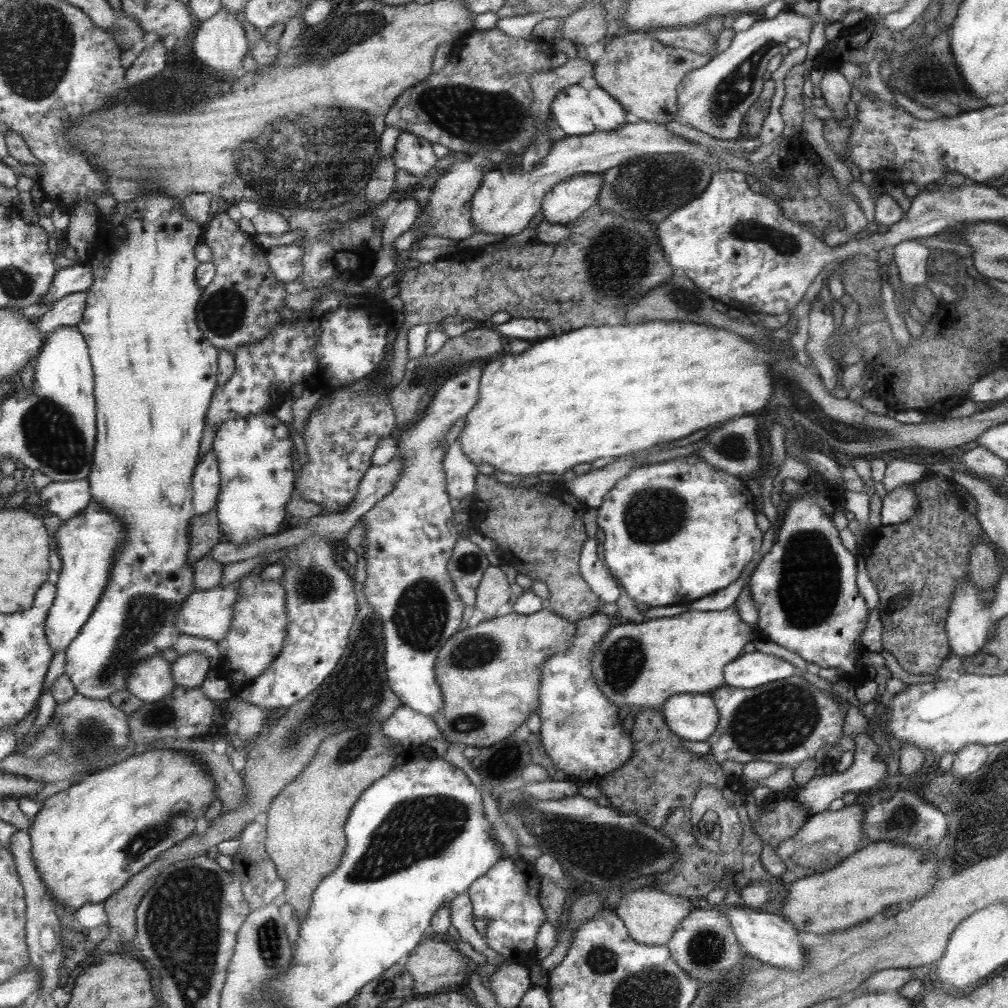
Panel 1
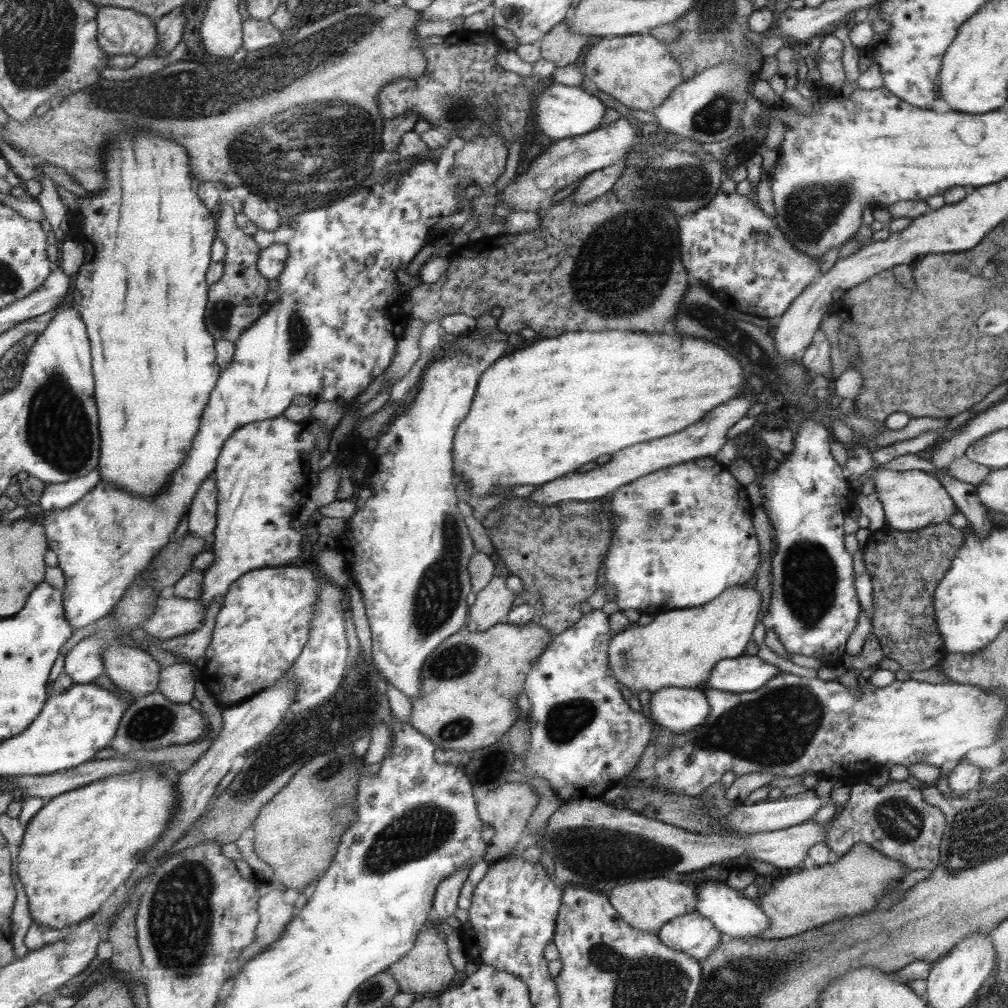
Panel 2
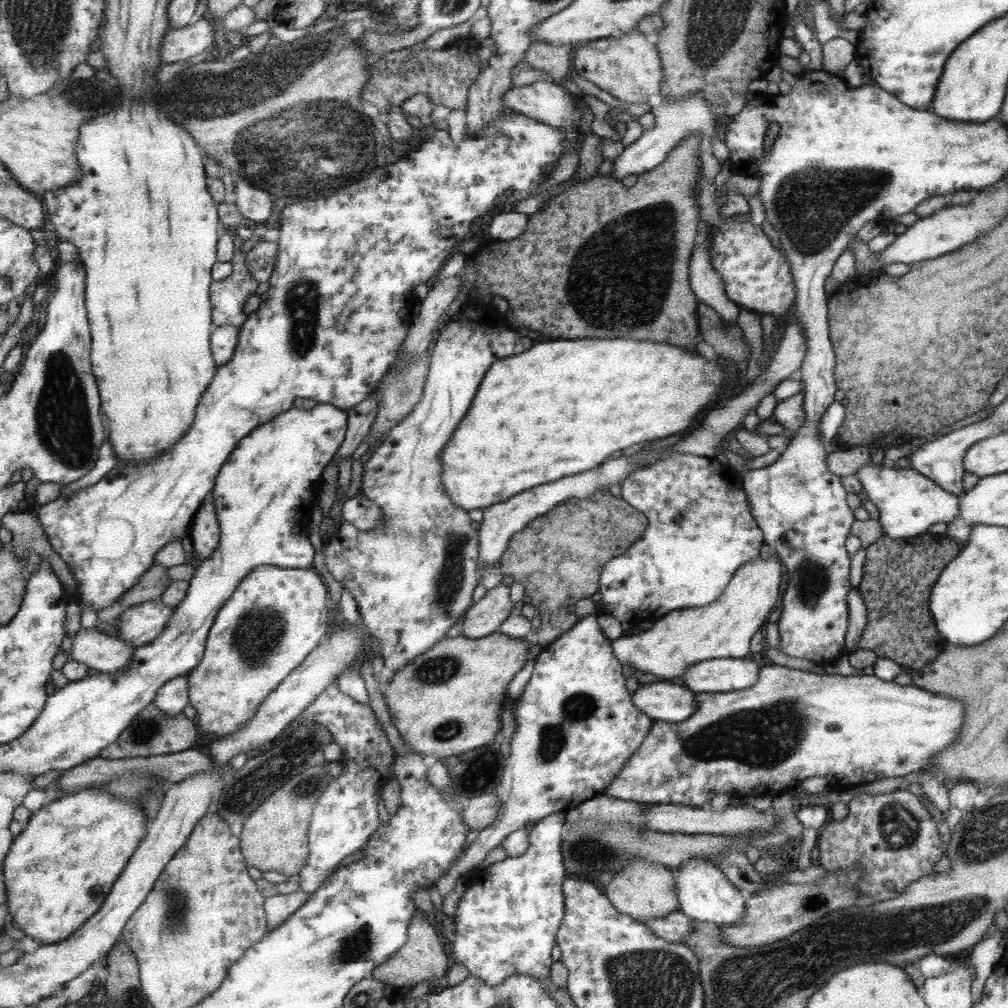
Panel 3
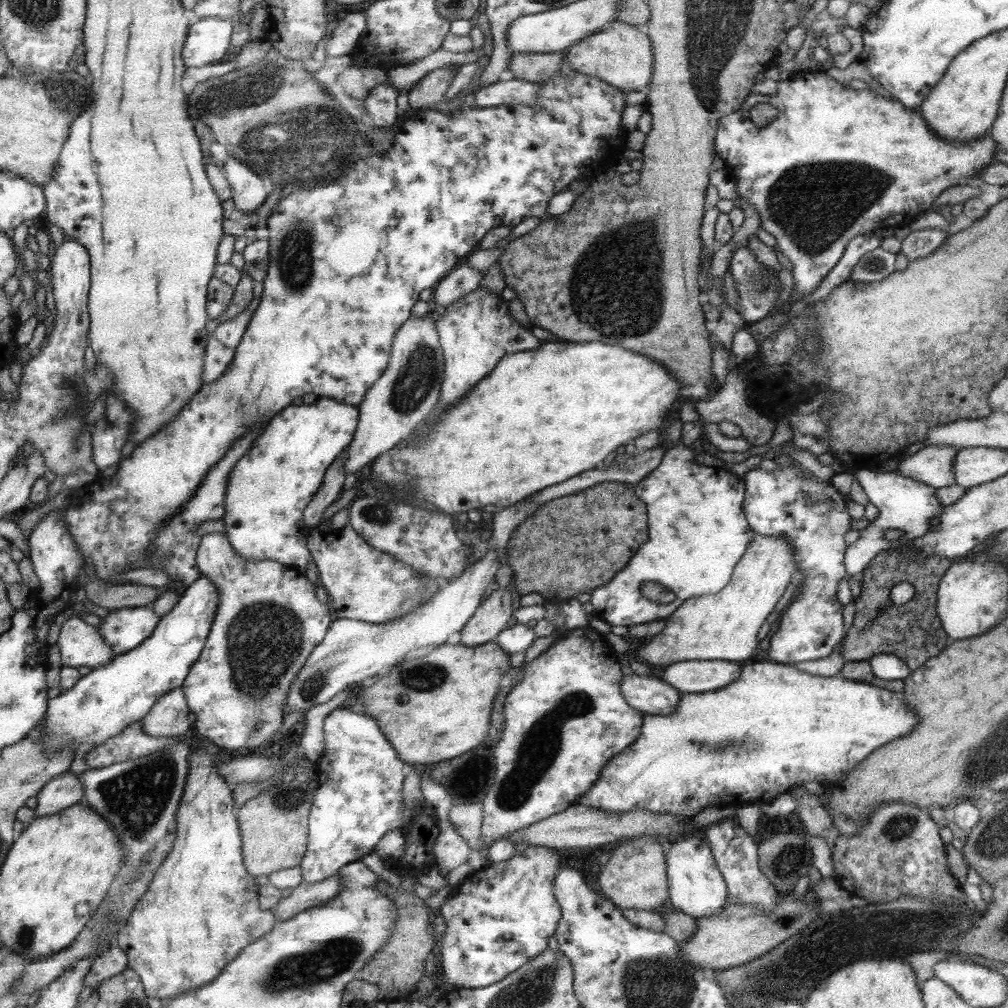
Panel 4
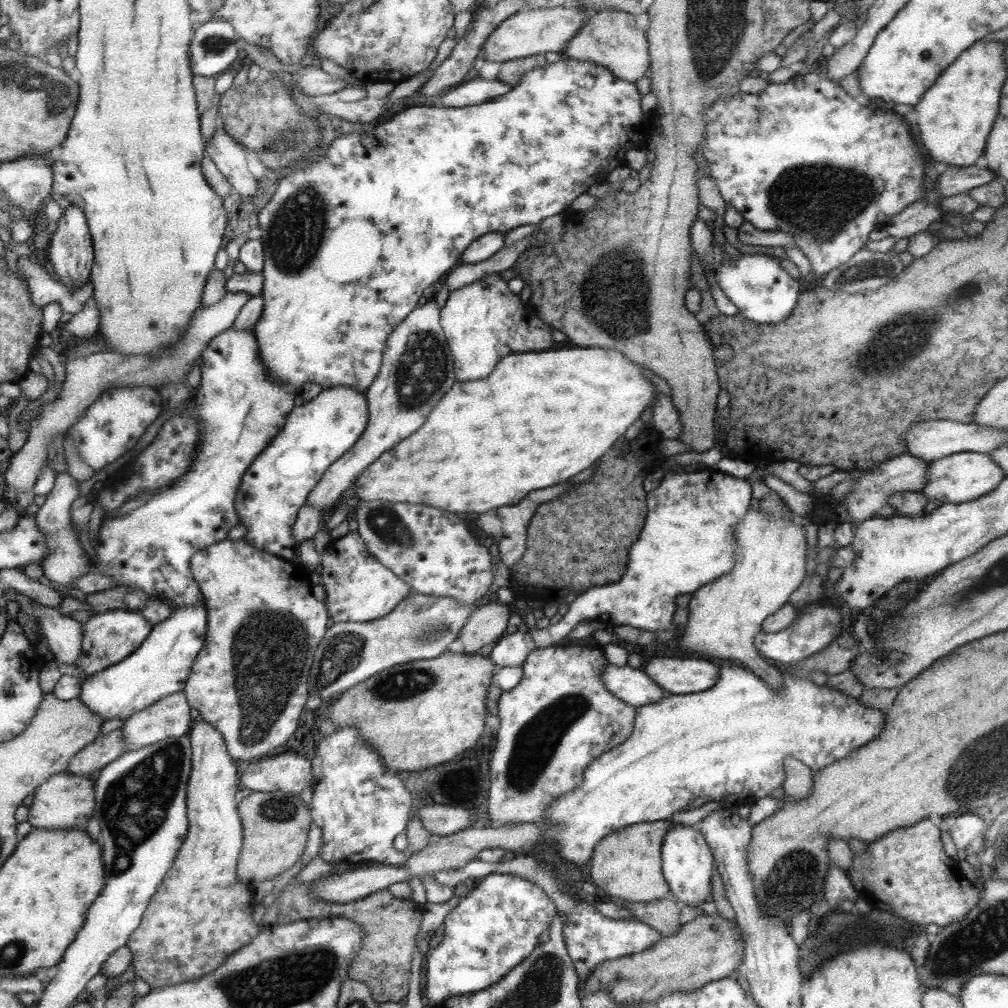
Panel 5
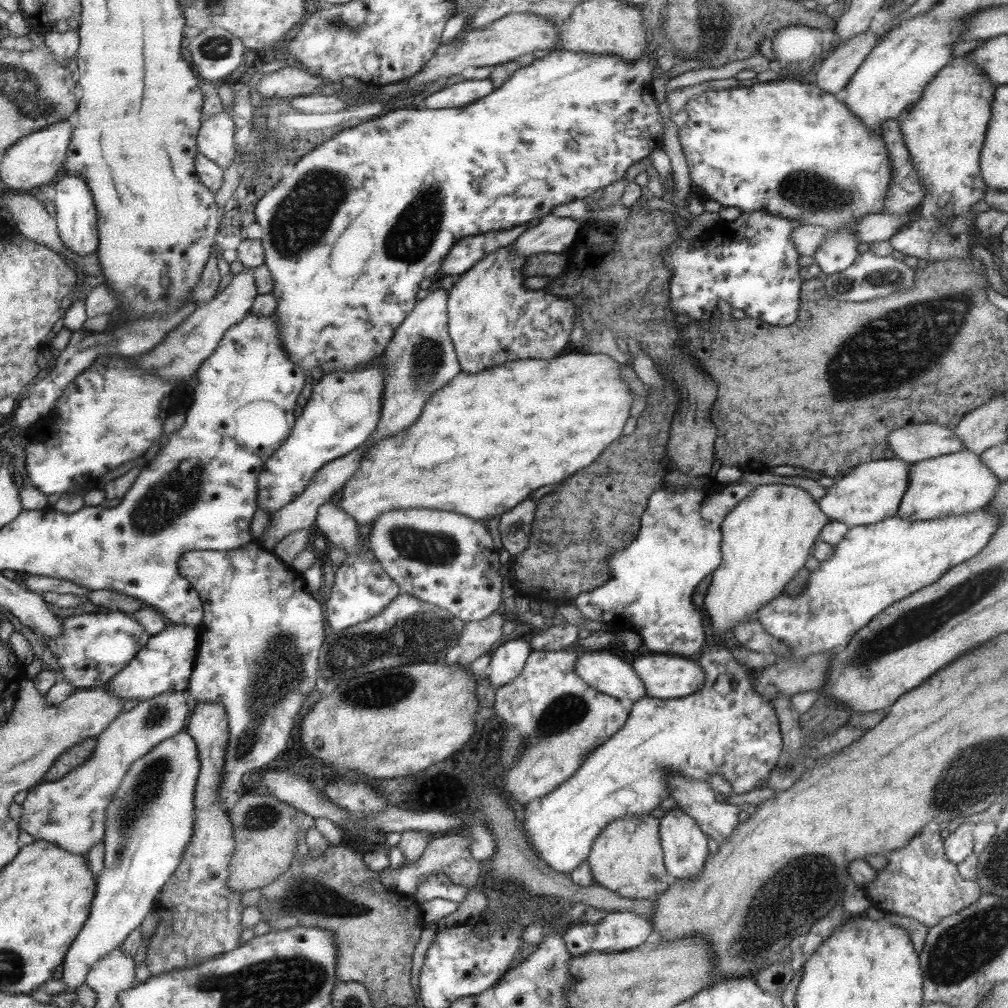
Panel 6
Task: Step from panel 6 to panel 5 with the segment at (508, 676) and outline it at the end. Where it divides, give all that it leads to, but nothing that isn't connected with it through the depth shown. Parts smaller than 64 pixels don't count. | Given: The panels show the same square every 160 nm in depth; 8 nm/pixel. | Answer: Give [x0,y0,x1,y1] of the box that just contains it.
[488,629,536,668]

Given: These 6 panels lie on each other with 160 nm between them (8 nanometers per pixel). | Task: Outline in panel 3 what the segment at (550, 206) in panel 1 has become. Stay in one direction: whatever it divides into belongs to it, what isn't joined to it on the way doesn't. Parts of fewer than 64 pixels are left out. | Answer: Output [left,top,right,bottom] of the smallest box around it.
[610,91,719,181]

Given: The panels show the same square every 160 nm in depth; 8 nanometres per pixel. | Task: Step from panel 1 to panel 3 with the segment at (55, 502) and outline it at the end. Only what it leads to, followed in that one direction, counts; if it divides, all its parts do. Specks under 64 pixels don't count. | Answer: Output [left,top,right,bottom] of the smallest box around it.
[61,435,119,497]

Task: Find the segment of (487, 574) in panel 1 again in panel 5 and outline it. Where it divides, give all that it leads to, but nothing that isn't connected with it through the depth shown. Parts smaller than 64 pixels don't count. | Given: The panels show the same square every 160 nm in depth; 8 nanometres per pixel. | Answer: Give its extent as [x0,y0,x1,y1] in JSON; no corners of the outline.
[458,603,511,655]

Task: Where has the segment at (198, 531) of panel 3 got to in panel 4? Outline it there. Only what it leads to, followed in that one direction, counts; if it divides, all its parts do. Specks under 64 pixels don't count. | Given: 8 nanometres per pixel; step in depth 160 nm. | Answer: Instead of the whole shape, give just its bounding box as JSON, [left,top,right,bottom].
[182,534,331,750]

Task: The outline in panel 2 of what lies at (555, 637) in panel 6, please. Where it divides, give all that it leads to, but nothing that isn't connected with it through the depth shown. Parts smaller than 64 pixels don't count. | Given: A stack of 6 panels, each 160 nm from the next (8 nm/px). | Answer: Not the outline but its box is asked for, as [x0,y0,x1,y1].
[600,456,759,614]

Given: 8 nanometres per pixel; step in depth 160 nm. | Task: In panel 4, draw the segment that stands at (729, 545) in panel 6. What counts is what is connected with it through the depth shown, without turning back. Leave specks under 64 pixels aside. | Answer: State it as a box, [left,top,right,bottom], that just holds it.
[604,533,839,850]

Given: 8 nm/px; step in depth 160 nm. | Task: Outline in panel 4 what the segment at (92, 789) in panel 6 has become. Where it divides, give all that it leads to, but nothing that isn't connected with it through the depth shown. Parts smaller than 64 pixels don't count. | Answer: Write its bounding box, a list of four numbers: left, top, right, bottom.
[27,687,191,826]

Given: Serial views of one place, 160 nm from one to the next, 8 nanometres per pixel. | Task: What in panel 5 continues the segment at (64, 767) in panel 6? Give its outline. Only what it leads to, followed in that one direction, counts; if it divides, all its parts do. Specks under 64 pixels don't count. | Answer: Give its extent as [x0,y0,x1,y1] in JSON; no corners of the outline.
[67,727,128,777]

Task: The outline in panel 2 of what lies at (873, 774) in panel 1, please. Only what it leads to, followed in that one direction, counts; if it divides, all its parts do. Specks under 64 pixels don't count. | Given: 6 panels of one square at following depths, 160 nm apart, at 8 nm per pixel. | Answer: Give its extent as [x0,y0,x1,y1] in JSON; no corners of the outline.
[719,789,821,833]

